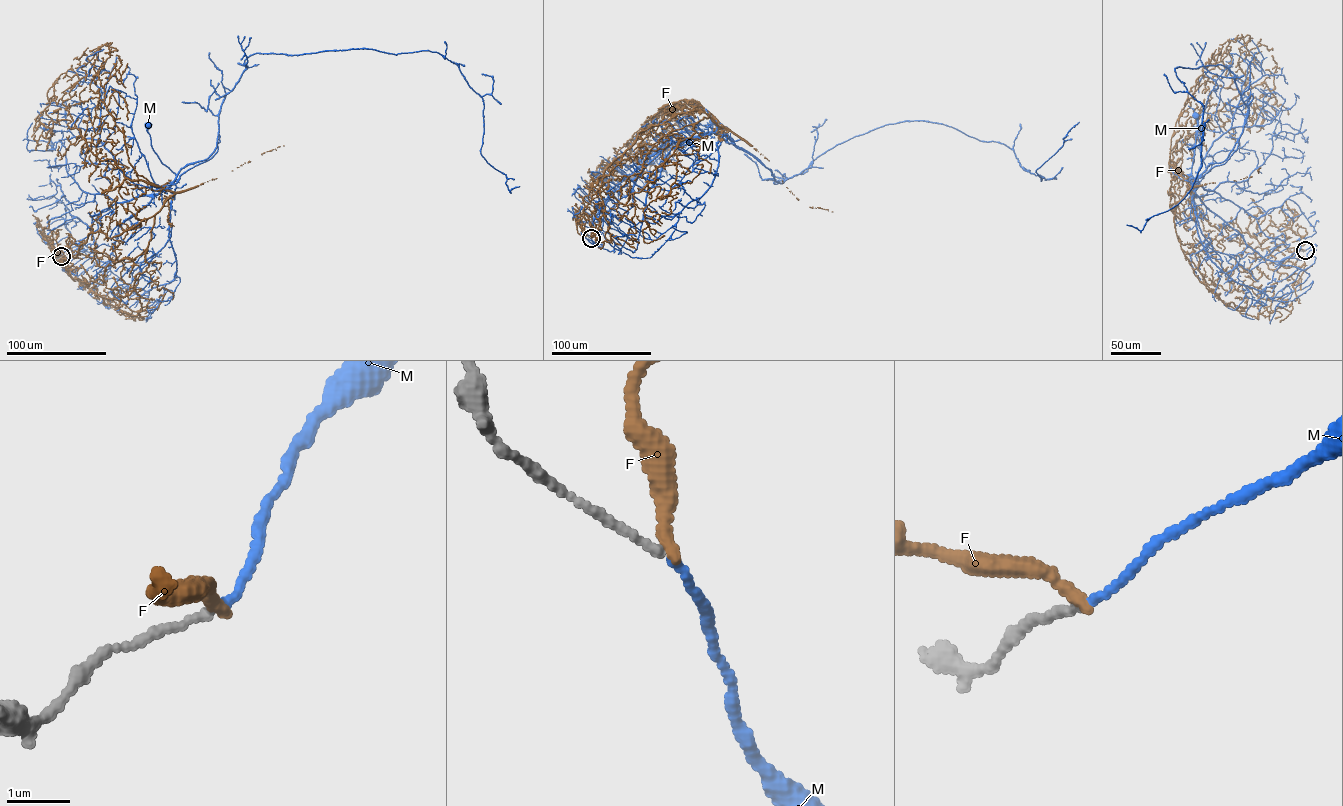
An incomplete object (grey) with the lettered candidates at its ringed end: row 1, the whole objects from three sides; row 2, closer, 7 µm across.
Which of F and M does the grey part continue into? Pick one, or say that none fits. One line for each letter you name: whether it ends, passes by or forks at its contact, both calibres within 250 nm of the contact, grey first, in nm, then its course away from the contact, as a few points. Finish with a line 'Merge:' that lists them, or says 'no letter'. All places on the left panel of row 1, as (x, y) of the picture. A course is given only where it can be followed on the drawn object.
M: it ends; calibres 100 and 100 nm; course (61, 256), (79, 246), (97, 261), (110, 265), (117, 228), (174, 181), (176, 175), (153, 149), (148, 126)
Merge: M

